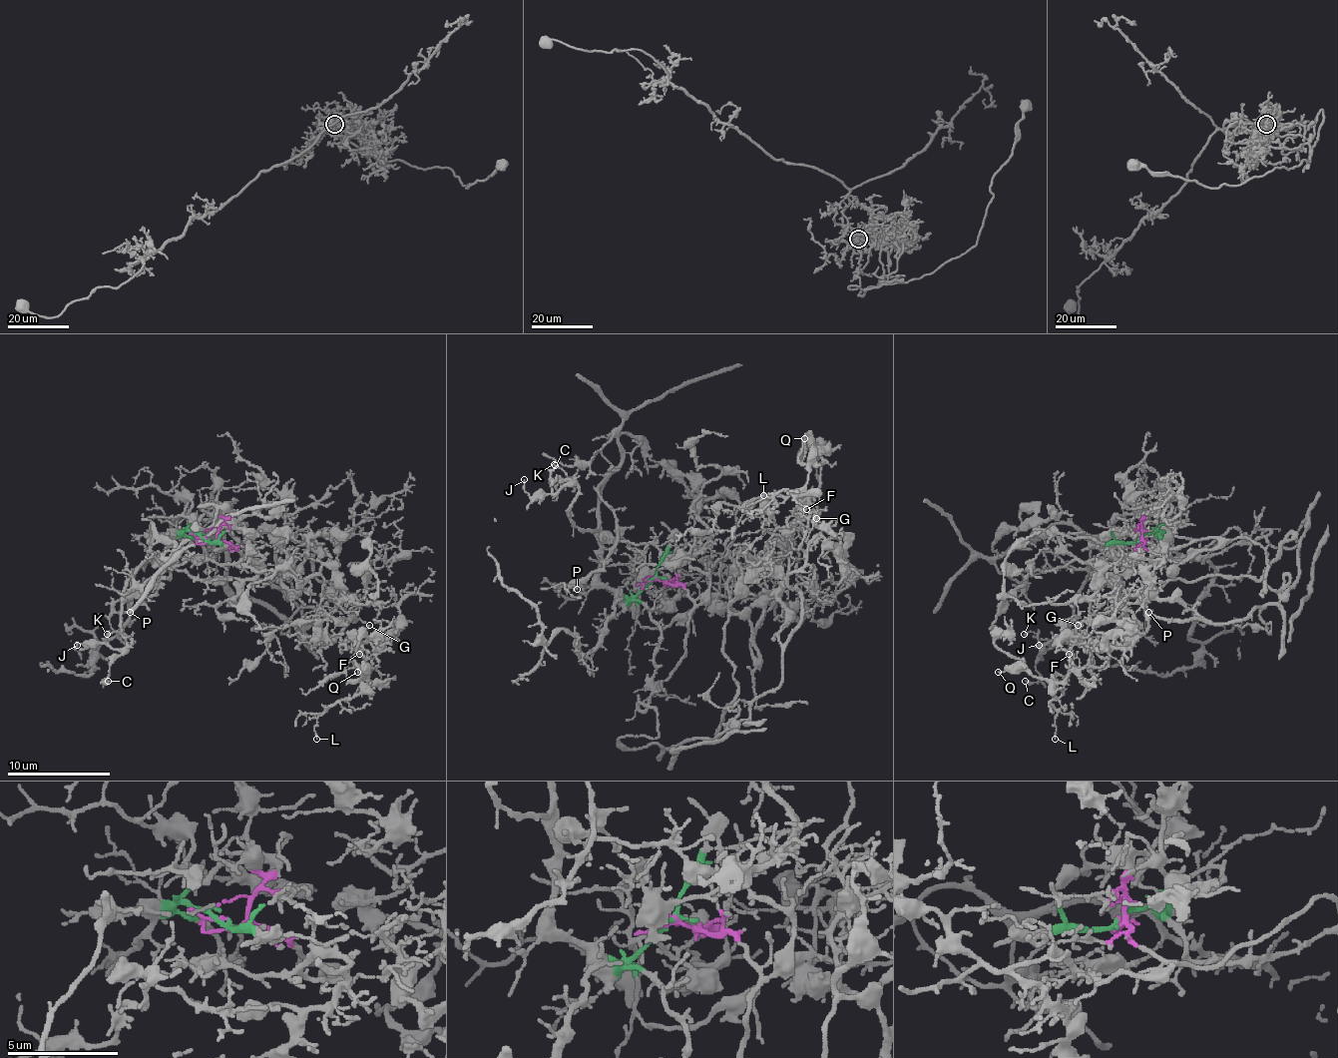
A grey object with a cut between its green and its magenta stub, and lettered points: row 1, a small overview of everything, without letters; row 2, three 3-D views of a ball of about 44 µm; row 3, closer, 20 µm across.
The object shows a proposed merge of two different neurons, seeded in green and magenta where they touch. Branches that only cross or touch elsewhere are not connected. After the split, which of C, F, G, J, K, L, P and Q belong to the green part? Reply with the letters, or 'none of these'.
C, J, K, P

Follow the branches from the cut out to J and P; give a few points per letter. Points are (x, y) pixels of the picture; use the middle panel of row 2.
J: (654, 579), (615, 595), (600, 582), (594, 530), (569, 517), (579, 489), (533, 497), (525, 479)
P: (654, 579), (636, 595), (615, 595), (600, 582), (600, 484), (618, 538), (600, 569), (561, 585), (576, 590)

